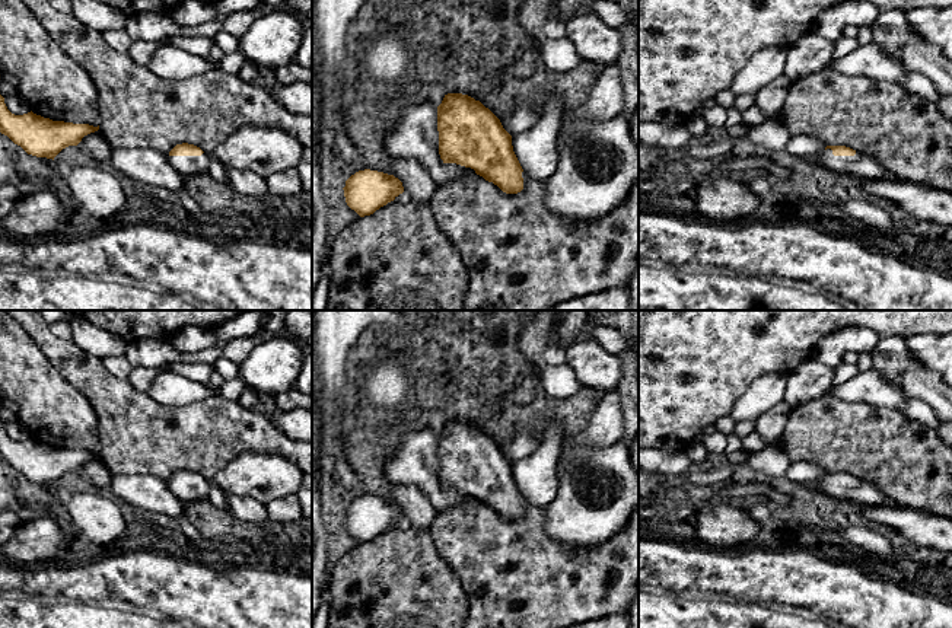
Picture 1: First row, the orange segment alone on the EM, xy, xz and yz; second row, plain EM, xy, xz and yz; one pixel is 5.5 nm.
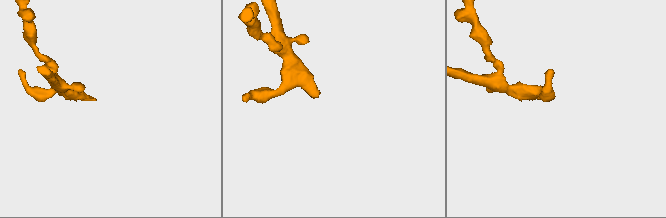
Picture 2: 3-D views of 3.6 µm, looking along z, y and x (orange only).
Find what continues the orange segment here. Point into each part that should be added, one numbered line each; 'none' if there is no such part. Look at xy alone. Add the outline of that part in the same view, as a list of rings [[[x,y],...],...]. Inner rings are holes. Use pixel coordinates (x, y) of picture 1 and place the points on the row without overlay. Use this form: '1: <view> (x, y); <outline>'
1: xy (185, 491); [[[203,479],[201,482],[169,482],[169,490],[178,497],[182,503],[188,504],[197,500],[207,500],[211,488],[211,481]]]

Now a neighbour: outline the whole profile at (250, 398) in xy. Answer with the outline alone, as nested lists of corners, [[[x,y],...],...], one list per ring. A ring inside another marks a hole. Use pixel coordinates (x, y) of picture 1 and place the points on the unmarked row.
[[[245,388],[241,398],[239,398],[239,404],[243,407],[243,408],[255,408],[257,404],[261,401],[261,395],[258,395],[255,390],[249,389],[249,388]]]

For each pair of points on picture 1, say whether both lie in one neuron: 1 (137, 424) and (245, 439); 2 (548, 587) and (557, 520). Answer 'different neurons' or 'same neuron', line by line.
1: same neuron
2: different neurons

